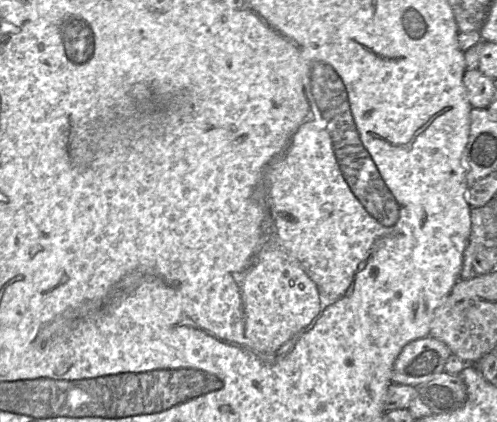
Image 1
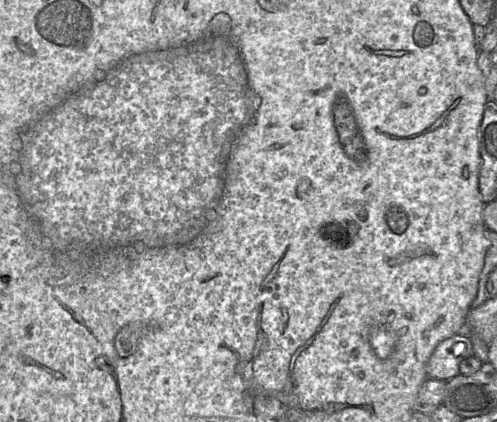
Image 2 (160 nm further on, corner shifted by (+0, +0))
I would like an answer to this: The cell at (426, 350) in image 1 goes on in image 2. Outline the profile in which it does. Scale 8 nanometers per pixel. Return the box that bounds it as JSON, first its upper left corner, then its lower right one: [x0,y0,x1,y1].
[427,332,473,381]

